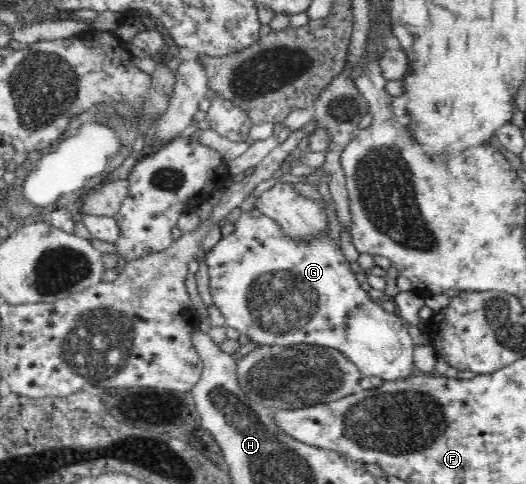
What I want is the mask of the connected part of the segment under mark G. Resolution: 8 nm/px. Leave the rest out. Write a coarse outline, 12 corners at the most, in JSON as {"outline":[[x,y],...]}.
{"outline":[[256,208],[205,256],[225,326],[414,374],[397,312],[328,233]]}

